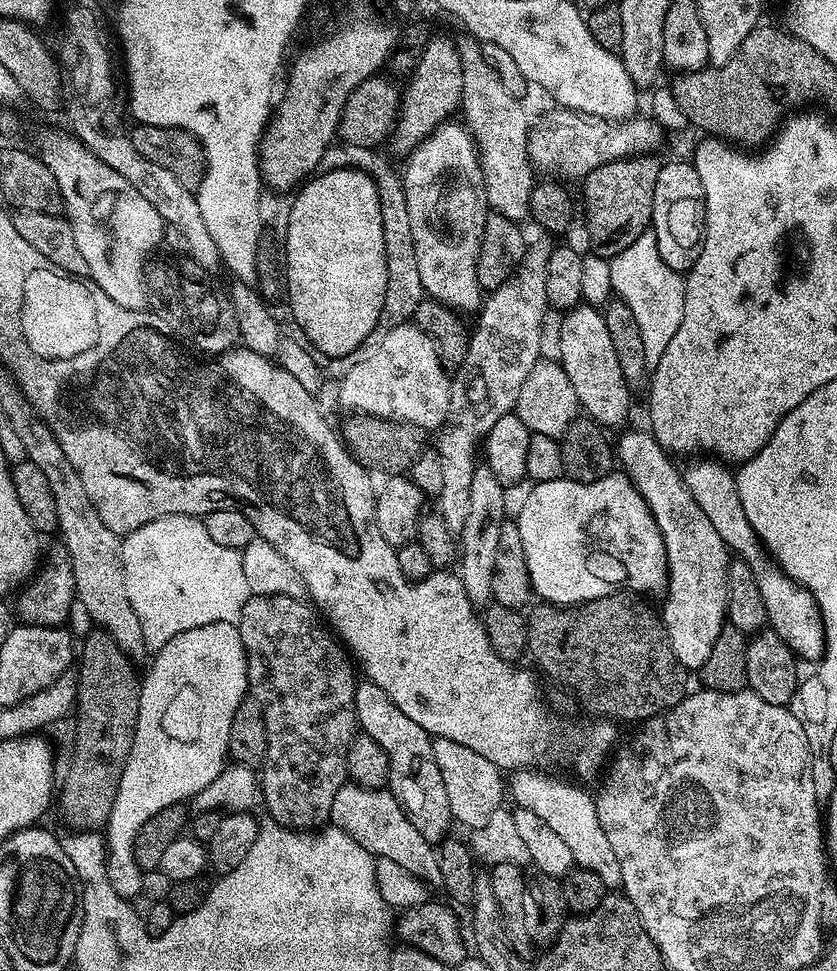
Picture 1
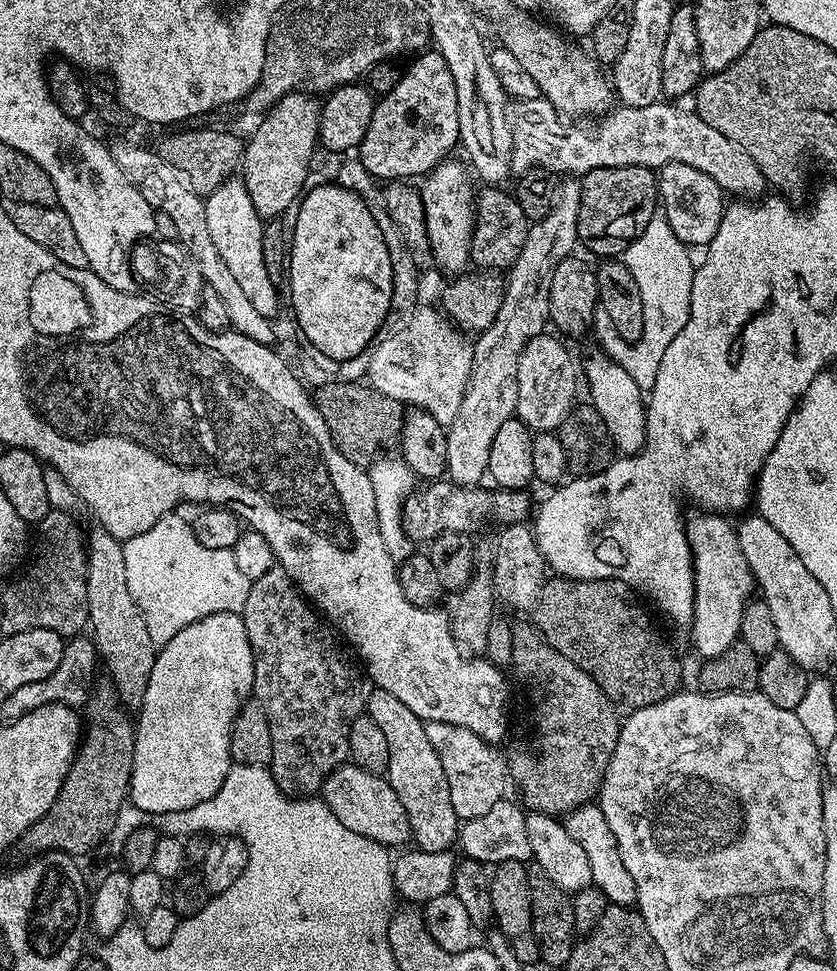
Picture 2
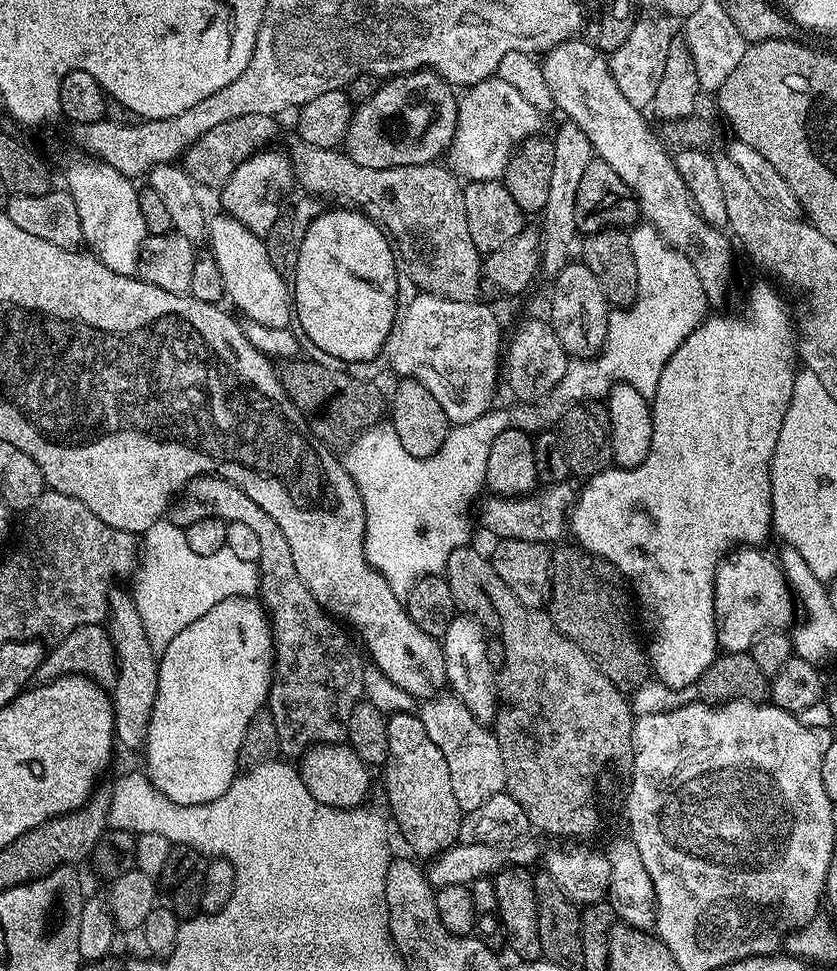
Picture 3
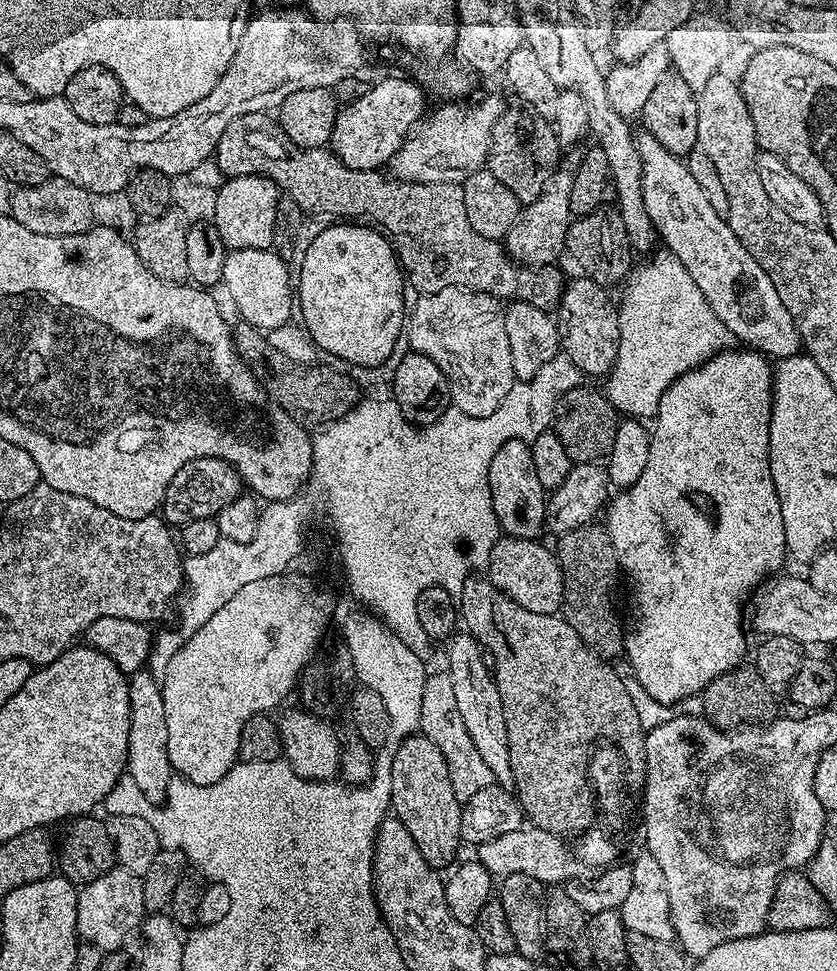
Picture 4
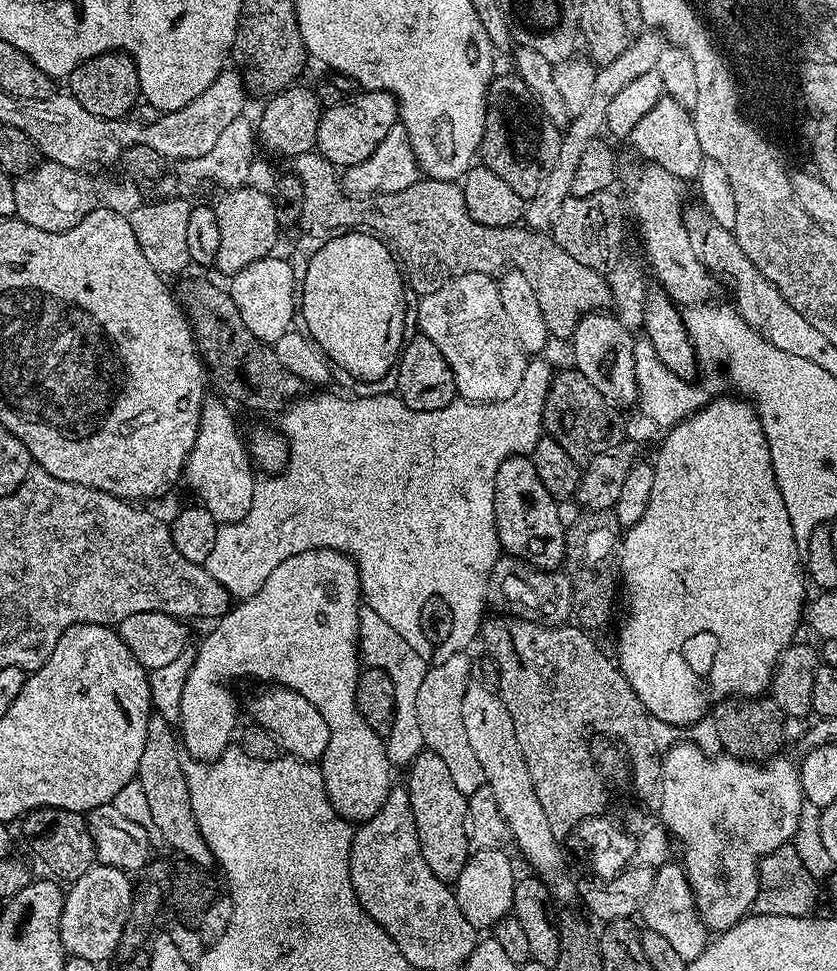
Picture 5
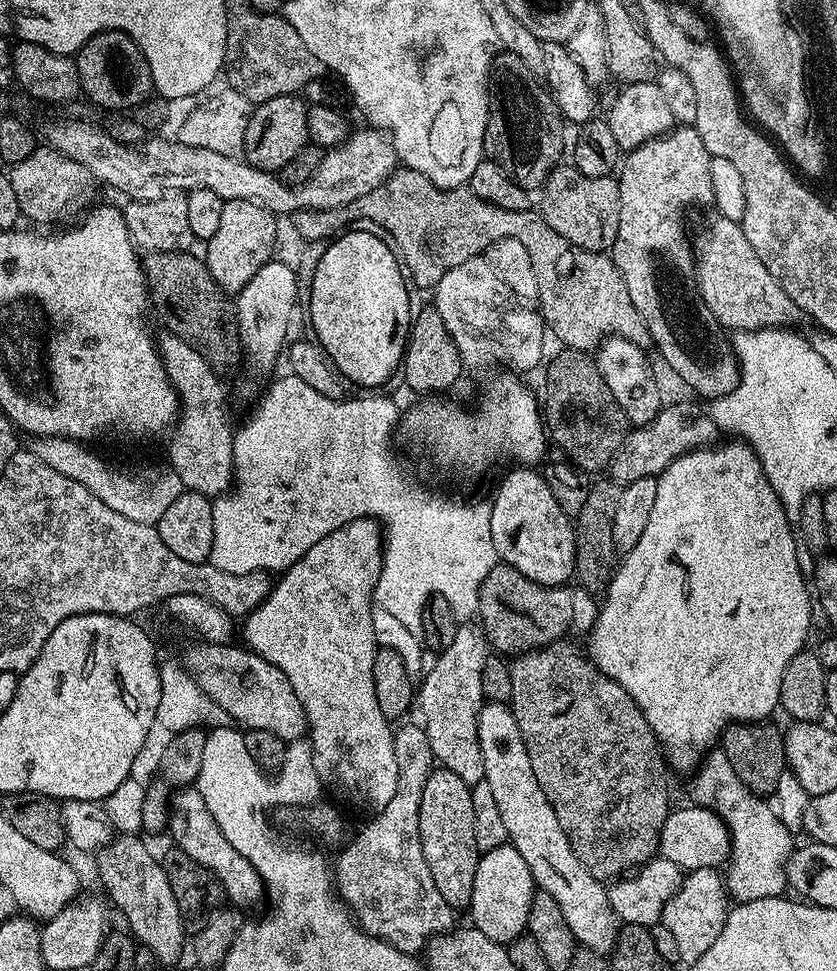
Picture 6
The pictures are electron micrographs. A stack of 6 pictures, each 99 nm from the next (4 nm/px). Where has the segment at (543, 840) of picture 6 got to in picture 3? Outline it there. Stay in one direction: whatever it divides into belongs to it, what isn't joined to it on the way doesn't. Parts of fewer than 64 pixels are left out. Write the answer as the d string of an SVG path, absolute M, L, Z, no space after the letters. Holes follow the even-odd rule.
M457 614L446 626L446 634L442 638L444 649L444 665L446 666L447 687L451 695L458 697L474 714L474 718L482 725L488 726L496 719L498 711L498 672L492 669L492 656L488 653L488 640L484 628L474 616Z

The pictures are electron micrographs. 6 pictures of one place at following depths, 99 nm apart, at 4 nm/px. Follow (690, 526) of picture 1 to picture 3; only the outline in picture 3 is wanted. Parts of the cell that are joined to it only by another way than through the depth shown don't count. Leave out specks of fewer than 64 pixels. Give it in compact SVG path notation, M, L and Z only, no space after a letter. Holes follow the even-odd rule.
M740 546L716 565L714 610L716 643L724 652L748 652L756 637L769 630L784 630L793 623L794 597L775 559L756 546Z

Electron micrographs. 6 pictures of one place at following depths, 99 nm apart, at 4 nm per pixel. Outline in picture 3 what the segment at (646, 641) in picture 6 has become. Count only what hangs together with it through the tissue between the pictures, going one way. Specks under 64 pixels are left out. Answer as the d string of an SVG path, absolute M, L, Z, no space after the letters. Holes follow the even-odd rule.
M771 283L768 284L756 284L749 290L748 309L745 310L744 316L709 315L680 343L678 350L674 350L674 354L666 362L662 370L662 378L658 378L656 392L650 398L654 434L646 458L633 468L613 466L597 476L587 477L583 481L584 489L582 487L579 489L570 513L570 536L577 540L573 541L583 551L600 556L615 566L620 571L620 575L630 581L634 592L636 587L641 602L652 611L652 616L656 619L656 637L646 644L650 672L657 681L668 687L684 687L687 684L697 683L700 675L716 661L718 655L716 611L712 601L714 598L712 583L716 577L716 565L725 554L733 551L734 546L763 545L762 542L767 538L768 532L770 536L773 531L772 487L770 486L772 459L774 450L778 446L778 434L782 430L786 410L790 406L794 378L798 371L798 332L794 327L794 316L788 313L783 298L775 292L777 289Z

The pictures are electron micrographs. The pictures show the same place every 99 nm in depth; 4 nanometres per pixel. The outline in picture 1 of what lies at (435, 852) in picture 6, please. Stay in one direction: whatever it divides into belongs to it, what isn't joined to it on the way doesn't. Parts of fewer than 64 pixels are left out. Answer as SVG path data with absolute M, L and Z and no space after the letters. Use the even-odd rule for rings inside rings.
M367 678L361 679L356 686L354 694L354 710L356 711L356 722L359 731L365 736L374 738L382 750L388 755L388 788L398 803L404 808L405 814L410 818L414 830L426 838L430 845L437 845L449 835L448 827L453 827L452 811L450 810L450 798L446 798L446 786L442 783L442 774L438 770L438 762L434 762L434 750L432 749L433 737L428 735L418 722L406 718L390 698L386 698L386 690L378 686L374 681Z

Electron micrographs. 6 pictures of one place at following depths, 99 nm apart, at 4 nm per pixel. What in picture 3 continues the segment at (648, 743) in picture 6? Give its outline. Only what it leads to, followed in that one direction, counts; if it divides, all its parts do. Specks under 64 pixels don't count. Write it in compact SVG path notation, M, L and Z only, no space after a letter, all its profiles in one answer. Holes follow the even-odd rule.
M465 546L454 550L454 554L450 554L450 558L446 562L443 570L443 577L448 581L450 586L450 594L454 594L454 602L457 609L465 616L474 616L476 621L482 625L485 633L494 635L500 639L500 648L504 651L504 669L501 667L498 672L498 711L494 721L494 731L496 733L496 741L498 742L498 750L502 750L502 766L504 767L504 786L506 791L514 798L514 802L518 802L518 806L522 806L522 810L526 810L526 818L529 825L533 829L536 828L540 832L549 832L552 836L588 836L593 835L597 829L593 825L595 815L591 806L590 789L593 785L592 777L598 762L604 761L611 755L614 748L631 748L632 747L632 725L634 723L634 711L631 703L623 696L621 689L614 683L610 682L610 678L606 678L606 674L602 674L602 670L593 660L584 653L577 644L570 642L570 638L566 638L554 626L554 622L548 617L547 611L538 608L527 608L522 602L518 602L518 598L510 590L510 586L506 586L506 582L502 582L502 578L498 578L498 574L494 570L491 559L487 555L484 556L478 549L473 546Z

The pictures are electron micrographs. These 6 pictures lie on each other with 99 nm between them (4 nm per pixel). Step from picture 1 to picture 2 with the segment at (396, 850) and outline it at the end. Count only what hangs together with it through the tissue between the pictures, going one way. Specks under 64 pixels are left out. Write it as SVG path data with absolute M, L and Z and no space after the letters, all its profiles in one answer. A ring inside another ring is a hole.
M345 762L326 778L322 799L334 818L338 818L346 830L354 830L354 834L362 834L385 846L409 843L412 840L406 806L398 802L398 794L394 794L388 779L379 772L367 772L354 763Z

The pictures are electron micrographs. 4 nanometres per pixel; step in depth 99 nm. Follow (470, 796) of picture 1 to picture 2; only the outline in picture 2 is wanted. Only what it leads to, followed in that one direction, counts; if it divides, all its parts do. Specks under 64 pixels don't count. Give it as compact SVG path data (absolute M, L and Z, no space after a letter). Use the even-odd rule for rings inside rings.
M429 720L425 723L424 729L426 738L430 738L430 746L434 746L438 754L438 762L442 762L442 770L446 770L446 782L450 786L450 803L453 804L454 814L461 822L486 814L486 810L490 810L494 802L505 799L504 783L506 785L509 783L510 773L505 753L500 753L501 749L497 745L488 744L482 738L478 738L478 734L474 734L469 728L454 726L450 722Z

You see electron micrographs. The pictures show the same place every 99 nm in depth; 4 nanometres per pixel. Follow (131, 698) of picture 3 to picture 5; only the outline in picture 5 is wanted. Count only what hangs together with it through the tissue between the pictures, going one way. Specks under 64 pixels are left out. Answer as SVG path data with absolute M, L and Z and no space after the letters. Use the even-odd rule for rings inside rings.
M160 714L153 715L148 721L146 730L146 750L142 750L142 758L138 762L136 779L146 793L146 802L150 805L152 828L160 831L160 836L176 852L181 852L185 861L208 866L213 863L212 851L192 817L192 803L188 793L188 774L185 761L180 761L181 749L178 747L178 736L168 725L168 720Z

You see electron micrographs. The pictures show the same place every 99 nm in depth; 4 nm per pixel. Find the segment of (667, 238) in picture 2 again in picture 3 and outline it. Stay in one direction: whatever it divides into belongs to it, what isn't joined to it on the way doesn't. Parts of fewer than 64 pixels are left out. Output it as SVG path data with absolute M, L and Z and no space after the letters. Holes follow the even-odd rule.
M637 223L628 232L628 237L630 250L634 250L634 266L638 266L636 302L627 310L609 311L606 342L597 356L569 359L562 382L558 382L546 400L553 418L559 417L562 410L571 405L583 404L589 398L607 397L614 384L629 384L638 390L638 394L651 398L666 362L680 343L705 320L709 311L710 301L704 295L694 266L664 241L654 225Z

